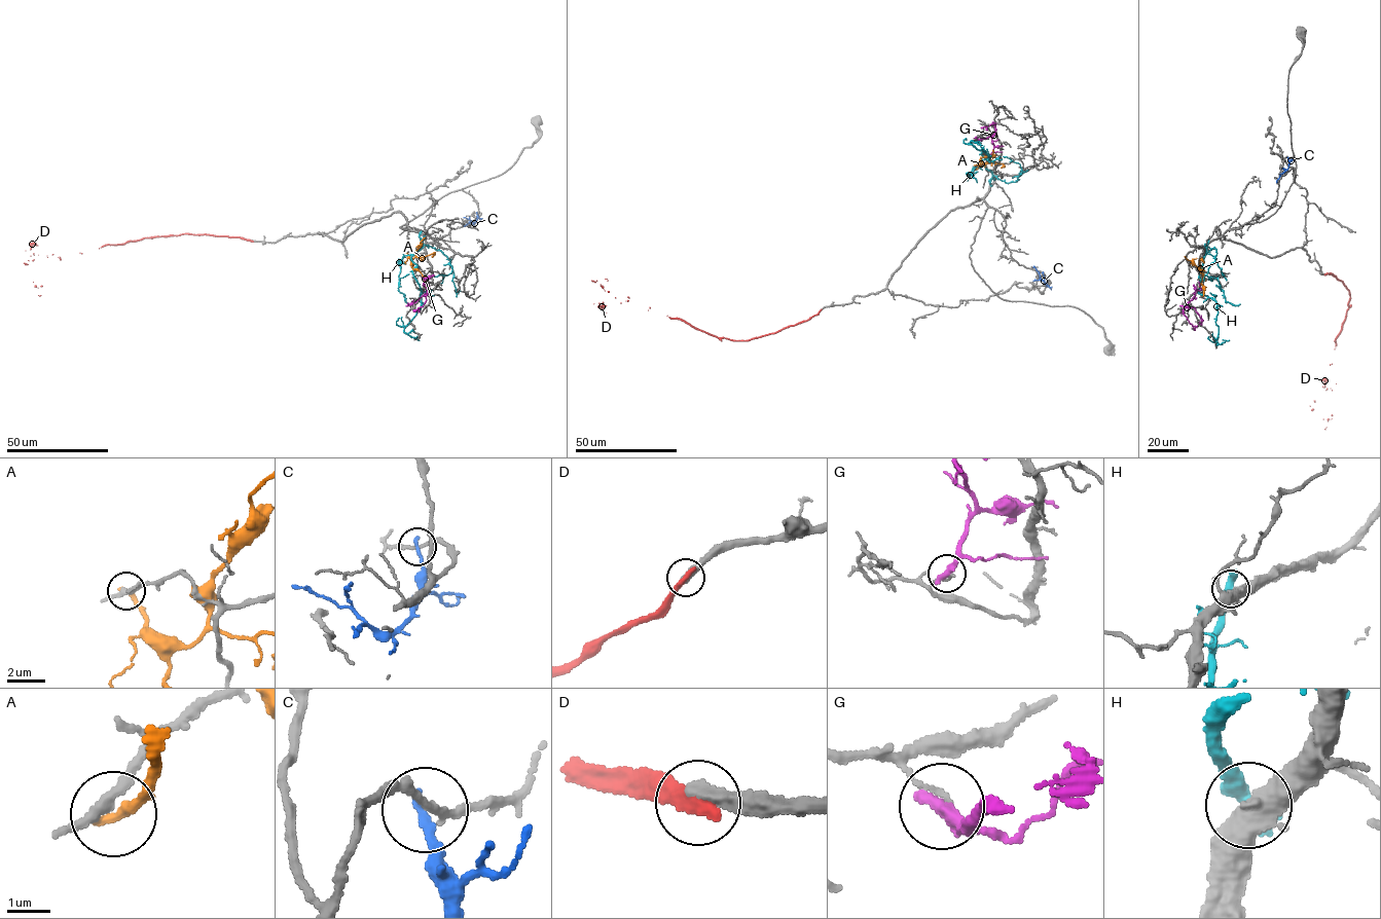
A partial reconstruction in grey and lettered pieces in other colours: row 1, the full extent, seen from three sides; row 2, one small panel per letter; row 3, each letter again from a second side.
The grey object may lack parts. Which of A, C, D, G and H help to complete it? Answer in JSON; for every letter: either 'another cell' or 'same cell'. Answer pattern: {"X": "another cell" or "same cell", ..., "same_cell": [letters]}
{"A": "another cell", "C": "another cell", "D": "another cell", "G": "another cell", "H": "another cell", "same_cell": []}

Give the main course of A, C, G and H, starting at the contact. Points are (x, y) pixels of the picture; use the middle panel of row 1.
A: (976, 170), (980, 157), (990, 156), (992, 150)
C: (1047, 286), (1033, 266)
G: (991, 153), (995, 130), (992, 137), (976, 137)
H: (990, 185), (992, 174), (981, 161), (985, 158), (982, 150), (989, 155), (989, 159), (971, 141), (985, 151)

